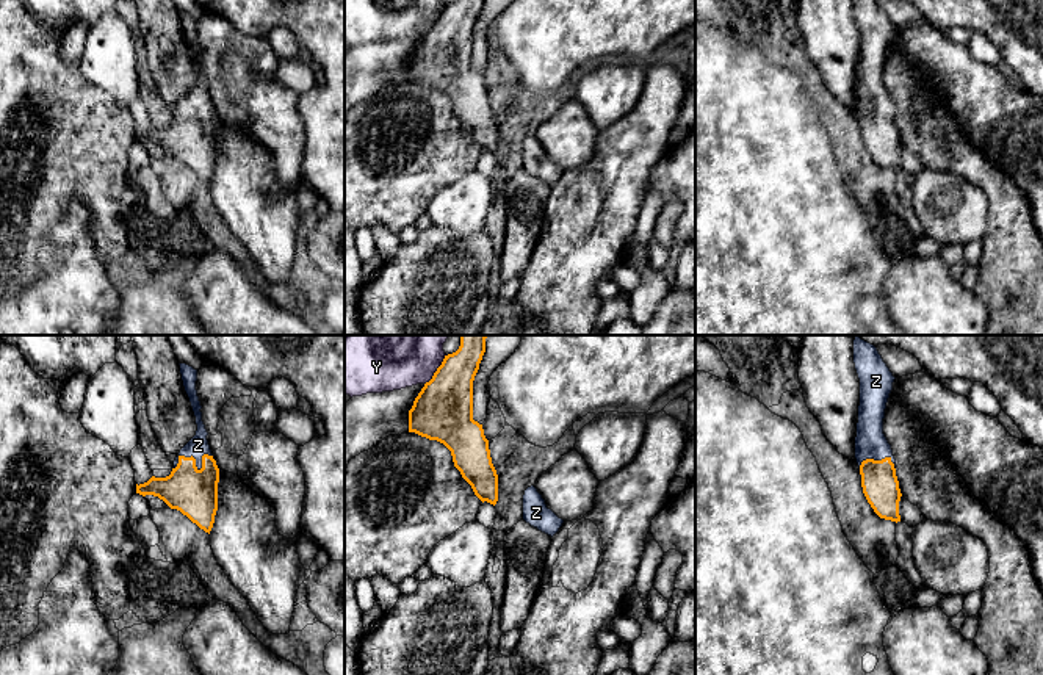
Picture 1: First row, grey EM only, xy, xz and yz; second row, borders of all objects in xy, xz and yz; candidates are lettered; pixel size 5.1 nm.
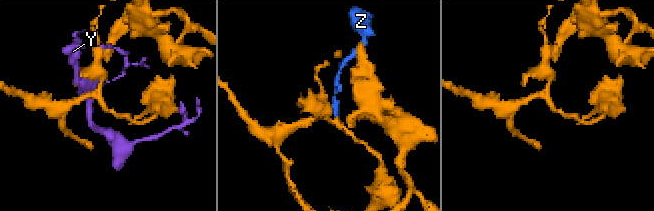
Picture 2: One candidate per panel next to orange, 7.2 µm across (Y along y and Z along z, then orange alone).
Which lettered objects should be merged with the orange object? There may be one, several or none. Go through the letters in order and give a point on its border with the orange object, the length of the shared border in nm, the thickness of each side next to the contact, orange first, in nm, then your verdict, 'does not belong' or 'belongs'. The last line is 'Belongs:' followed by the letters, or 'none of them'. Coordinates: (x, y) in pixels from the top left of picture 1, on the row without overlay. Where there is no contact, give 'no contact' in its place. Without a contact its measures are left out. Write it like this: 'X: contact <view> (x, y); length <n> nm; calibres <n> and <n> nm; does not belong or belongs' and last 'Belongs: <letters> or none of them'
Y: contact xz (437, 19); length 190 nm; calibres 300 and 200 nm; does not belong
Z: contact xy (194, 110); length 220 nm; calibres 240 and 100 nm; belongs
Belongs: Z

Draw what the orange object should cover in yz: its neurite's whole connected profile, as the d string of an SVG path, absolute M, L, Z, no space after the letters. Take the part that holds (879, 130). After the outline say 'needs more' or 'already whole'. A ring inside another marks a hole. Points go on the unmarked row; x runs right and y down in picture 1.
M854 0L854 13L860 28L855 108L863 143L880 168L897 172L902 143L896 108L883 83L885 58L896 27L879 0Z; needs more

